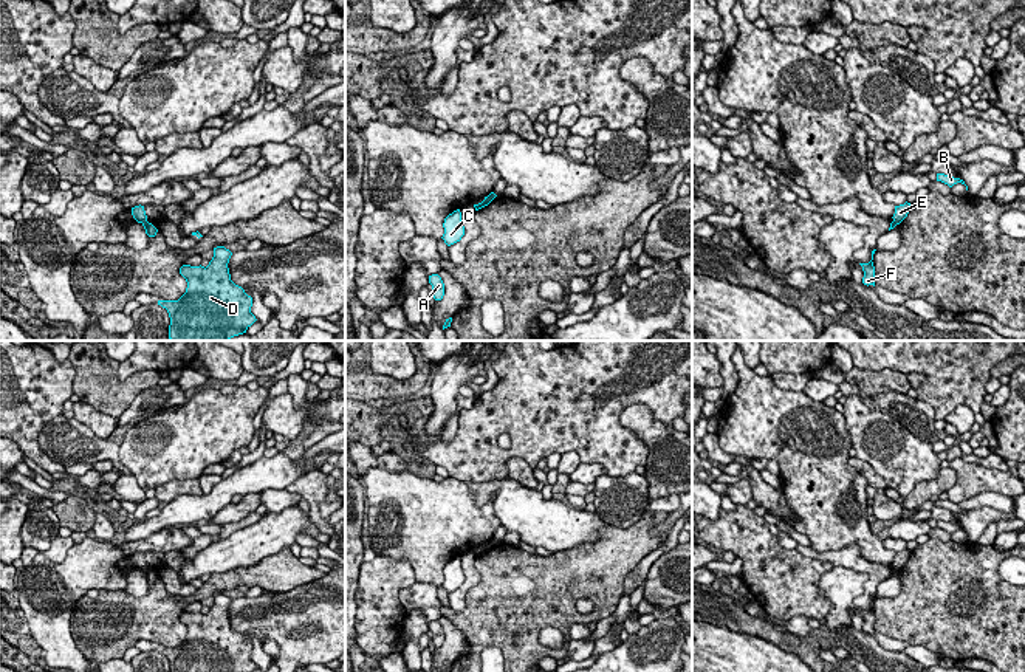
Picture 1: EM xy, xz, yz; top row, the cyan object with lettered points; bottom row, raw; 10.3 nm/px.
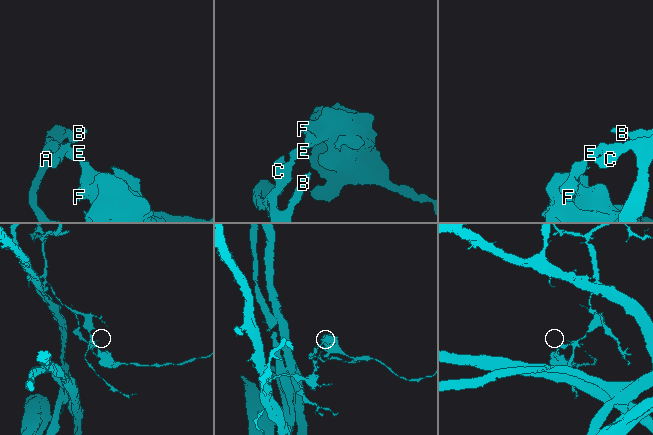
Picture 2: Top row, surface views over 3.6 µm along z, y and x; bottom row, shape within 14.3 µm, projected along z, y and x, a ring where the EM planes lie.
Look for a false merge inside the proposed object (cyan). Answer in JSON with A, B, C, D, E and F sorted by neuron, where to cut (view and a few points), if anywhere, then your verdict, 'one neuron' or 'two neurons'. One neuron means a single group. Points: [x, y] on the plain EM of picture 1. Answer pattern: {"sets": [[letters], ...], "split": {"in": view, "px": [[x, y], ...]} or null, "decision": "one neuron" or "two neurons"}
{"sets": [["A", "B", "C", "E"], ["D", "F"]], "split": {"in": "xy", "px": [[146, 567], [143, 570]]}, "decision": "two neurons"}

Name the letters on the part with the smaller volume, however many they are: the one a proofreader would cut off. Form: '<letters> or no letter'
D, F

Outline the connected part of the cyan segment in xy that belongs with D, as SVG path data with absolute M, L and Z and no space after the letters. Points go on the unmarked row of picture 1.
M225 593L214 595L209 612L183 612L186 639L178 647L158 647L167 657L170 672L252 672L252 644L231 627L229 605Z

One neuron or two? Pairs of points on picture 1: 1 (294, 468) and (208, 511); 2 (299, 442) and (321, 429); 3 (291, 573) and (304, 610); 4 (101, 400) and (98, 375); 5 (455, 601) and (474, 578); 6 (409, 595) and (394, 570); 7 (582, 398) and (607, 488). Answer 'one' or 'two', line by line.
1: one
2: one
3: two
4: one
5: one
6: two
7: two

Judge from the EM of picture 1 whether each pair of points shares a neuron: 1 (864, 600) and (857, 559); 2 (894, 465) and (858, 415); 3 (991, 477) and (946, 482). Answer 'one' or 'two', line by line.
1: one
2: one
3: two

